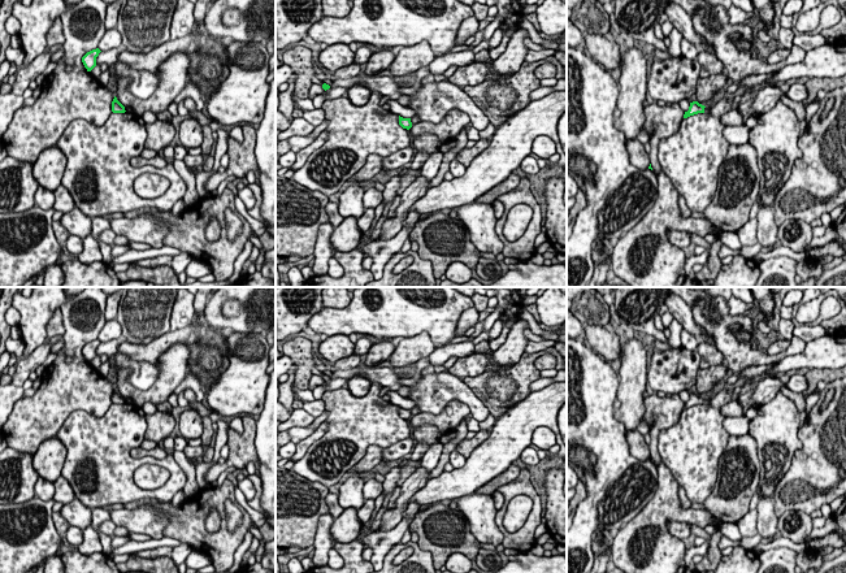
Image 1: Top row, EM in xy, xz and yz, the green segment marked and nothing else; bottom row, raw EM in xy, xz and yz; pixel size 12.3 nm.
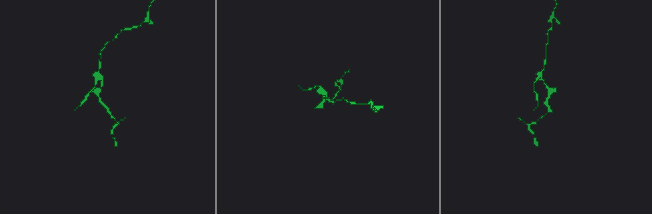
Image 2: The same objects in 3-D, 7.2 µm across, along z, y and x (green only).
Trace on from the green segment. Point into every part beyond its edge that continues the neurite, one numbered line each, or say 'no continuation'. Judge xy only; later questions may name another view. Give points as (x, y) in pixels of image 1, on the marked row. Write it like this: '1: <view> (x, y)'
no continuation

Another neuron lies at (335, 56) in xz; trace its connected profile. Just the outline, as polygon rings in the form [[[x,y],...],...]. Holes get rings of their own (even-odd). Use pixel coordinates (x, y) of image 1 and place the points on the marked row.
[[[338,43],[327,45],[320,53],[320,66],[325,71],[335,71],[340,68],[353,64],[355,52],[348,44]]]

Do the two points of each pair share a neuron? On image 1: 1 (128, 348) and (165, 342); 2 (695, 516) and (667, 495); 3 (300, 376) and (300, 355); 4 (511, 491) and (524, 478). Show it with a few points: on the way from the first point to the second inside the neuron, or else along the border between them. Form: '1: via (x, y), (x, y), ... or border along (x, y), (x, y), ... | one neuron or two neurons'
1: via (137, 350), (153, 350), (156, 347) | one neuron
2: via (688, 515), (682, 515), (671, 503) | one neuron
3: via (300, 370), (300, 360) | one neuron
4: via (513, 489), (521, 481) | one neuron

